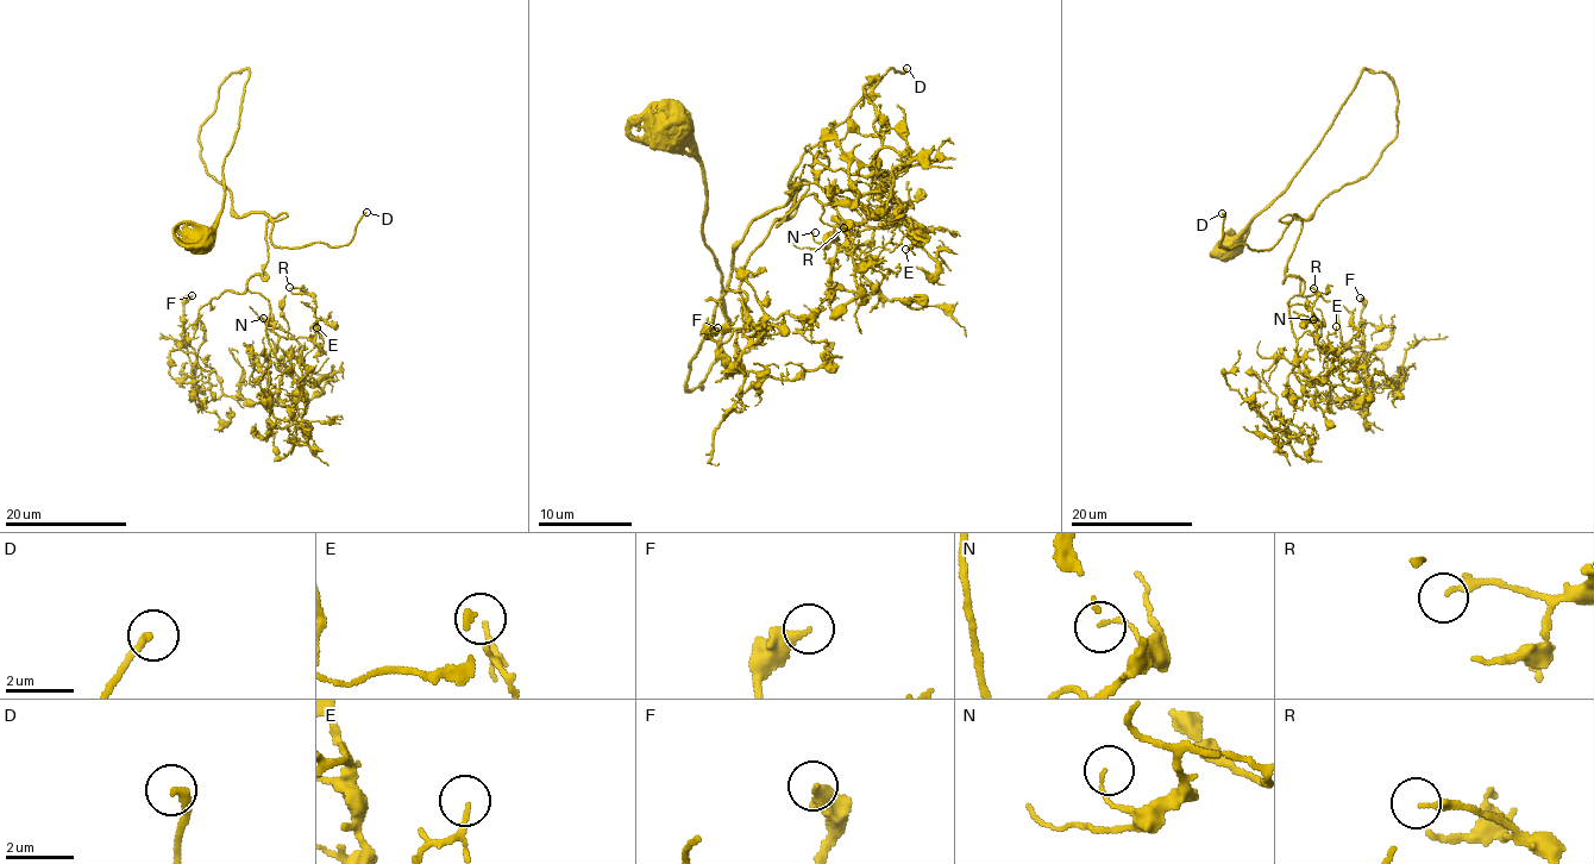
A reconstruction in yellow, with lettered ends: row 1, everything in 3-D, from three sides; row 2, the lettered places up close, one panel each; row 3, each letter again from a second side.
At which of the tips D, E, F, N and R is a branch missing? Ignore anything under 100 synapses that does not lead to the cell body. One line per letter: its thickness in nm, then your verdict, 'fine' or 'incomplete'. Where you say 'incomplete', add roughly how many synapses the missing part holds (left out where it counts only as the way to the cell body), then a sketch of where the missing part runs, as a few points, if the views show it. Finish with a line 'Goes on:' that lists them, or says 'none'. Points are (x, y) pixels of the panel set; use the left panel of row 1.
D: calibre 240 nm; incomplete; 1500 synapses; course (366, 212), (378, 285), (327, 336), (380, 431), (424, 436), (453, 342)
E: calibre 130 nm; fine
F: calibre 280 nm; fine
N: calibre 100 nm; fine
R: calibre 200 nm; fine
Goes on: D

